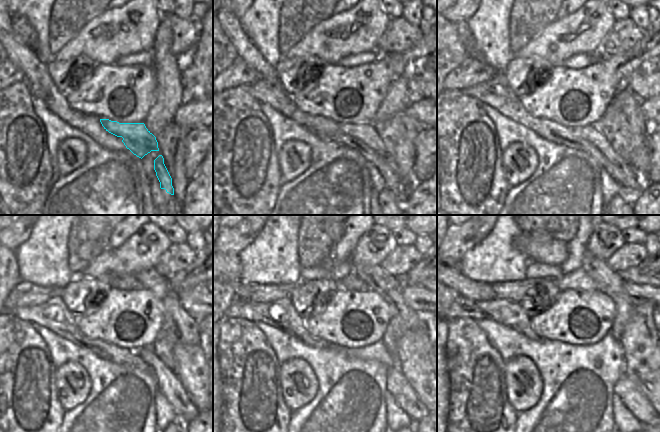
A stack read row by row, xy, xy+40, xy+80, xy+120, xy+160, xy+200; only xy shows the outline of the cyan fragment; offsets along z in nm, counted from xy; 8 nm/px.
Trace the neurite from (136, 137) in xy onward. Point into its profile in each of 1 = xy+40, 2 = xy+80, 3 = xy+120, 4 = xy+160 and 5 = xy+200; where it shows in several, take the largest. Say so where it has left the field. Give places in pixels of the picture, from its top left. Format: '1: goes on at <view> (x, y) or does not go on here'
1: goes on at xy+40 (362, 137)
2: goes on at xy+80 (587, 138)
3: goes on at xy+120 (143, 359)
4: goes on at xy+160 (397, 385)
5: goes on at xy+200 (635, 401)

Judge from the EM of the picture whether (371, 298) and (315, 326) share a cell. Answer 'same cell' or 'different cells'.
same cell

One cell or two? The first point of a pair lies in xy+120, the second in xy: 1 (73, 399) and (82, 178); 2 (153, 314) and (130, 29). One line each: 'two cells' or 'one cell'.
1: two cells
2: two cells

